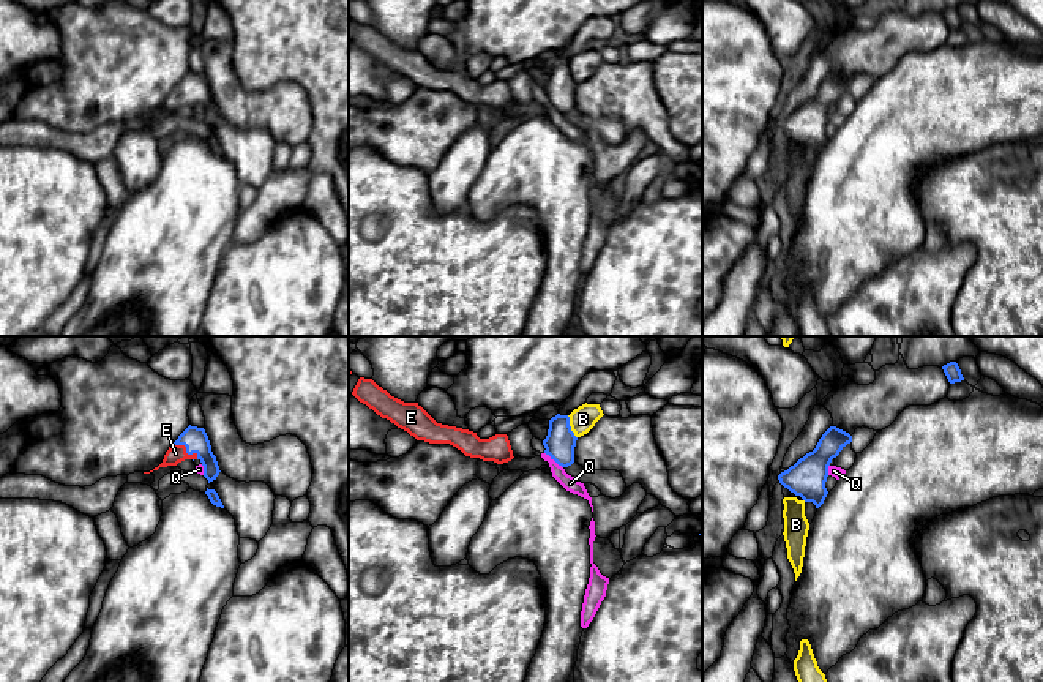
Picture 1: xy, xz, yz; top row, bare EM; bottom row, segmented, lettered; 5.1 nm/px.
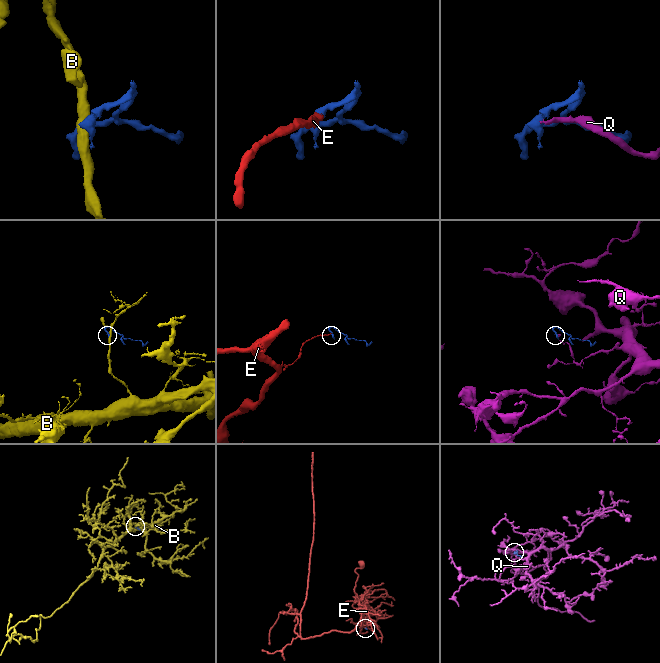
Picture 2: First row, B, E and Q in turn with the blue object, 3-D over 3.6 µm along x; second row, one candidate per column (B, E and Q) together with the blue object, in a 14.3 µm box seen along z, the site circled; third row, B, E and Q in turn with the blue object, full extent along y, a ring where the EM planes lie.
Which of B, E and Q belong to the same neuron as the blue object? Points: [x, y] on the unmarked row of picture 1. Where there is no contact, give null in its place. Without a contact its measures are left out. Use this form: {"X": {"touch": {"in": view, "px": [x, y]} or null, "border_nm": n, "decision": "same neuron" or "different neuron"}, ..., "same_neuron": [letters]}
{"B": {"touch": {"in": "xz", "px": [570, 73]}, "border_nm": 130, "decision": "different neuron"}, "E": {"touch": {"in": "xy", "px": [186, 97]}, "border_nm": 150, "decision": "same neuron"}, "Q": {"touch": {"in": "xz", "px": [554, 106]}, "border_nm": 130, "decision": "different neuron"}, "same_neuron": ["E"]}

